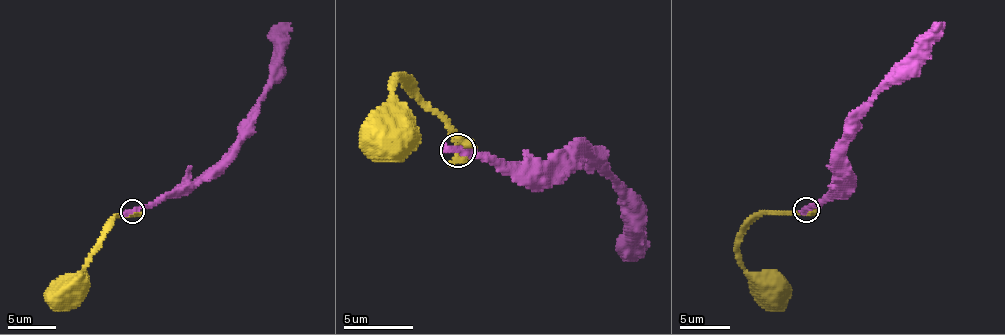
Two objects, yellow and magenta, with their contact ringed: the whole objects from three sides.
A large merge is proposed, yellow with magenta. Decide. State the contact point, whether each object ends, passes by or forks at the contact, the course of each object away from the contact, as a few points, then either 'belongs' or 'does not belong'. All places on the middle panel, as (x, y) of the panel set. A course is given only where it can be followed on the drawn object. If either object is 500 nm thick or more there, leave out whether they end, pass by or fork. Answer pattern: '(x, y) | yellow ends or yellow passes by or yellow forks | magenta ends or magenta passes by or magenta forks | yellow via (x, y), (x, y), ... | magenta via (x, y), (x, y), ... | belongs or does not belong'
(457, 150) | yellow forks | magenta ends | yellow via (459, 151), (459, 137), (402, 77), (391, 92), (394, 146) | magenta via (458, 151), (519, 163), (587, 155), (599, 164), (619, 193), (631, 220), (624, 243), (636, 259) | does not belong

